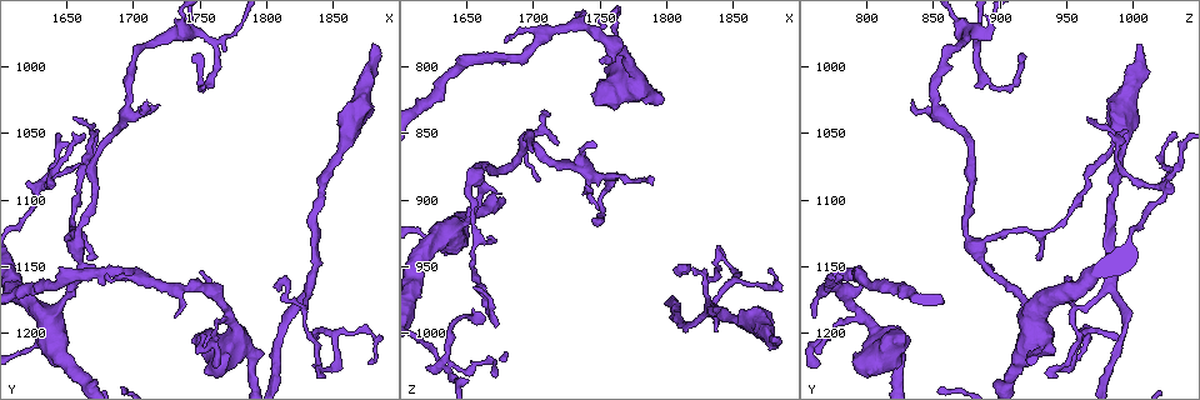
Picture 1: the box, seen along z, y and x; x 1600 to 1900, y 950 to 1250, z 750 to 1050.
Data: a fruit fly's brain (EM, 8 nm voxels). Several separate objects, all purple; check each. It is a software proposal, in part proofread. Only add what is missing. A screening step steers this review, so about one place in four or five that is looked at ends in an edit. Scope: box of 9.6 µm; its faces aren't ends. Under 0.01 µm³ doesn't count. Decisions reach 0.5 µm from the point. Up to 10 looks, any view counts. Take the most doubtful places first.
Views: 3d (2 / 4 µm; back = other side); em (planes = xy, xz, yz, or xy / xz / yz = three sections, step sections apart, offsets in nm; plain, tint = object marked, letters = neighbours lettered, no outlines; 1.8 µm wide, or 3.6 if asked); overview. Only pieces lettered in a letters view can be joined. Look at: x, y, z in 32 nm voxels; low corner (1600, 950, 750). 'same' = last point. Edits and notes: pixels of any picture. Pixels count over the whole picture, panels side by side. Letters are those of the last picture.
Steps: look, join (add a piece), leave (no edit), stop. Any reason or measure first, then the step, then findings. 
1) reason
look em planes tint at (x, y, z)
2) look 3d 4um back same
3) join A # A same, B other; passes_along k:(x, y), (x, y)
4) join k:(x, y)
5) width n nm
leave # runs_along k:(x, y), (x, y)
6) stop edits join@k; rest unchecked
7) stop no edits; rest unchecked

look 3d 4um at (1878, 984, 1000)

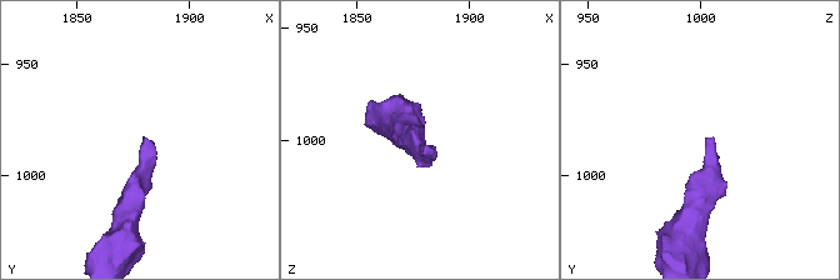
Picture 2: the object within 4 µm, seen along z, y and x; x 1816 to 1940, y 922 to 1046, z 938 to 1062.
need the tissue
look em planes tint at (1880, 984, 1002)

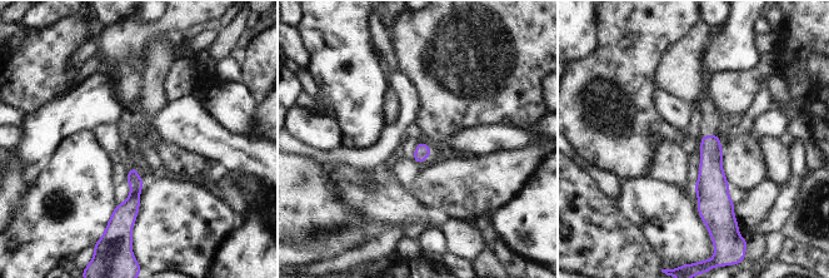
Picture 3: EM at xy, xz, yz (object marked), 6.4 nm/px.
look em planes letters same

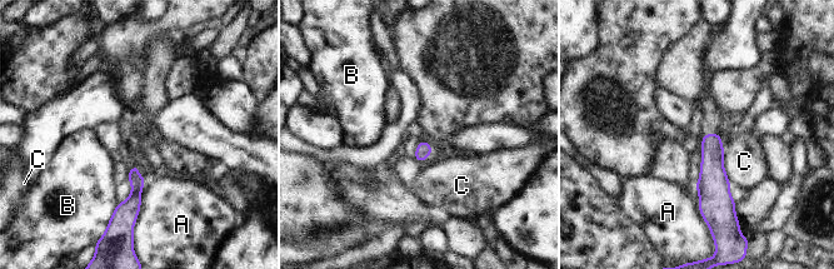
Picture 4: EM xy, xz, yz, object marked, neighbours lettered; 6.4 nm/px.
leave # A other, B other, C other; border 4:(723, 147), (723, 168), (732, 184); no lettered piece goes on from it

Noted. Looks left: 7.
an open end
look em planes tint at (1678, 1158, 784)

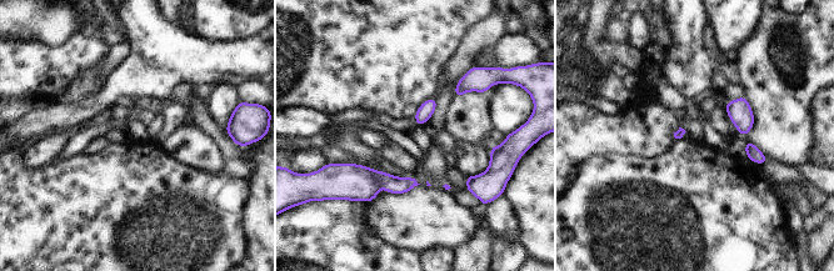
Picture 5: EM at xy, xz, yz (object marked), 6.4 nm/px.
what lies round it
look em planes letters same

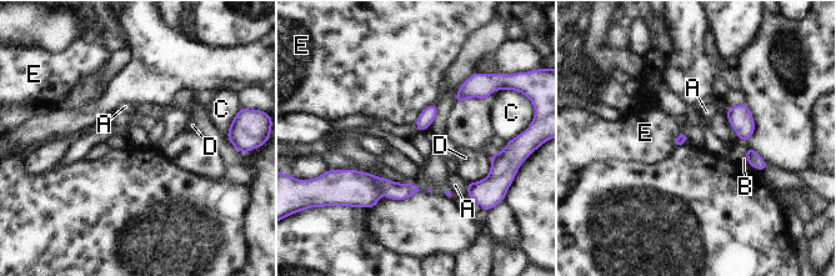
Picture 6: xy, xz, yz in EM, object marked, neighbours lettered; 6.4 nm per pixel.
longest_contact D 240 nm
leave # A other, B other, C other, D other, E other; border 6:(436, 103), (426, 106), (415, 121); no lettered piece goes on from it

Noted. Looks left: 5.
sharp bend
look em planes plain at (1852, 1202, 960)

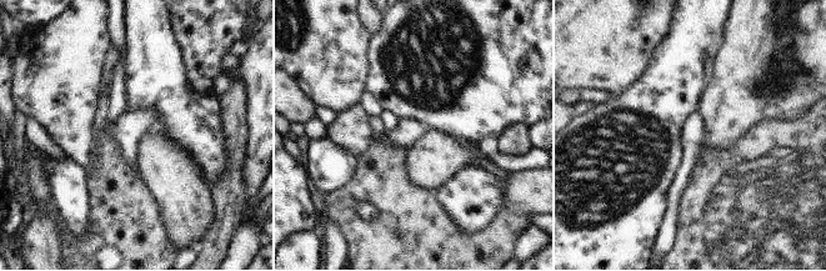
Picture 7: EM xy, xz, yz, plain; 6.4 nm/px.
look em planes letters same

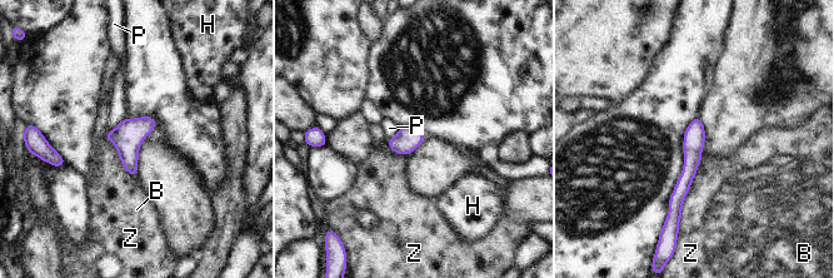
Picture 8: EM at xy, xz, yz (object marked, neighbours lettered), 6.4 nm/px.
longest_contact Z 300 nm
leave # B other, H other, P other, Z other; none of them fits

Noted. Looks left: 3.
an open end
look em xy step 16 tint at (1710, 1024, 836)

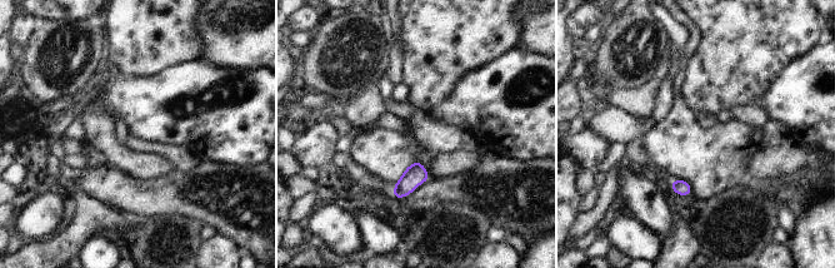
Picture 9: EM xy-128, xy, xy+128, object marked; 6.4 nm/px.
look em planes letters same

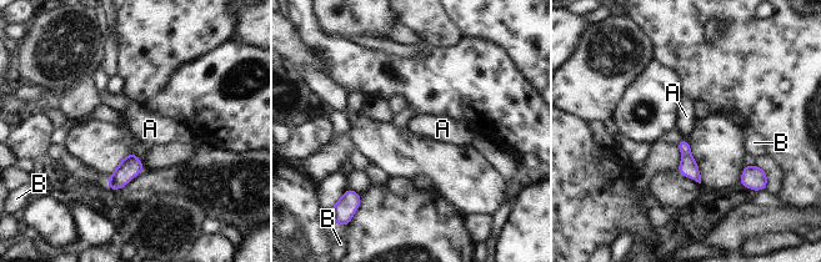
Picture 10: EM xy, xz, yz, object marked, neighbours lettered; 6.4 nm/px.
join A # A same, B other; passes_along 10:(687, 167), (685, 141), (686, 116); it goes on there

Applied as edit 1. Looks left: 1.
stop edits join@10; rest unchecked

